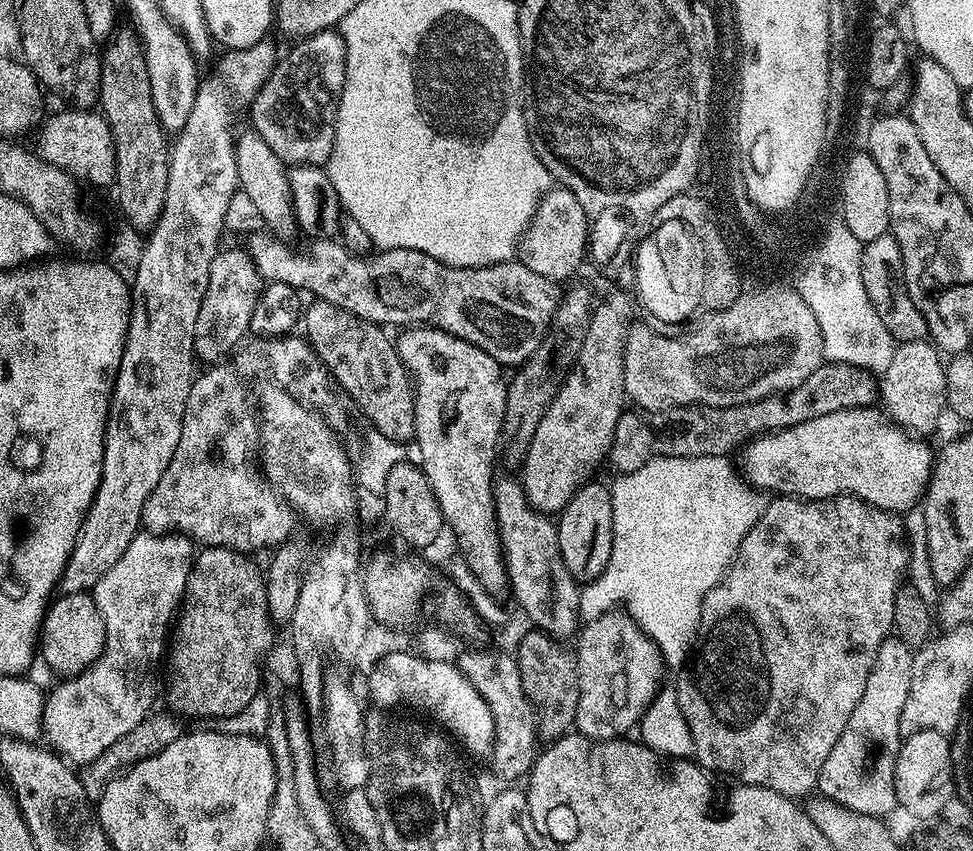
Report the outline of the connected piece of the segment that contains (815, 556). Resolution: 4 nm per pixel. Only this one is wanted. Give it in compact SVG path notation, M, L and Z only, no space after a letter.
M837 496L835 500L826 501L799 498L772 498L767 501L758 522L749 530L746 538L742 538L740 549L736 551L736 559L733 560L732 567L728 569L724 579L710 590L710 594L706 594L706 598L702 602L700 629L696 635L696 642L690 653L690 659L683 668L679 669L677 676L680 677L674 681L678 706L690 726L690 734L694 738L694 756L701 768L711 770L713 773L725 772L726 775L733 776L733 781L742 784L757 784L760 788L769 788L778 794L793 798L801 798L800 796L804 795L807 797L816 788L818 774L822 770L822 762L826 762L826 758L830 758L830 750L834 750L834 742L838 742L838 738L842 738L842 730L846 730L846 722L850 722L850 714L854 714L854 706L858 706L858 698L862 698L862 692L866 690L866 680L870 678L870 670L874 666L874 658L878 658L878 650L882 646L882 642L889 639L894 632L896 593L905 583L903 582L904 571L908 568L908 544L904 541L904 528L900 525L900 520L899 515L884 512L881 508L875 508L873 504L868 504L865 500L857 500L854 496Z

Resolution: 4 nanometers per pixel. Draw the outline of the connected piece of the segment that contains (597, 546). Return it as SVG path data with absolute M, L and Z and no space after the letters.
M595 482L581 484L579 490L570 498L568 505L558 513L556 533L562 562L572 579L581 585L597 580L604 573L606 562L610 562L614 534L612 493L609 485Z

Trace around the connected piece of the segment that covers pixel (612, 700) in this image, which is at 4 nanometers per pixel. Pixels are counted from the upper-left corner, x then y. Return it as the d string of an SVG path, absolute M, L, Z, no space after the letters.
M623 610L607 612L579 629L574 659L578 678L575 731L595 742L629 735L662 687L666 665L656 643Z

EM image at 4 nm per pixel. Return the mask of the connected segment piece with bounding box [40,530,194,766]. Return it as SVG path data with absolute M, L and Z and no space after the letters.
M141 530L130 546L126 546L126 554L122 554L106 574L102 574L92 589L90 595L104 623L104 653L85 672L79 672L67 682L60 682L52 693L48 692L44 696L44 712L41 714L40 726L43 739L48 739L47 747L69 765L87 766L153 711L152 699L158 696L156 666L165 653L166 639L181 603L193 559L194 544L187 536Z

